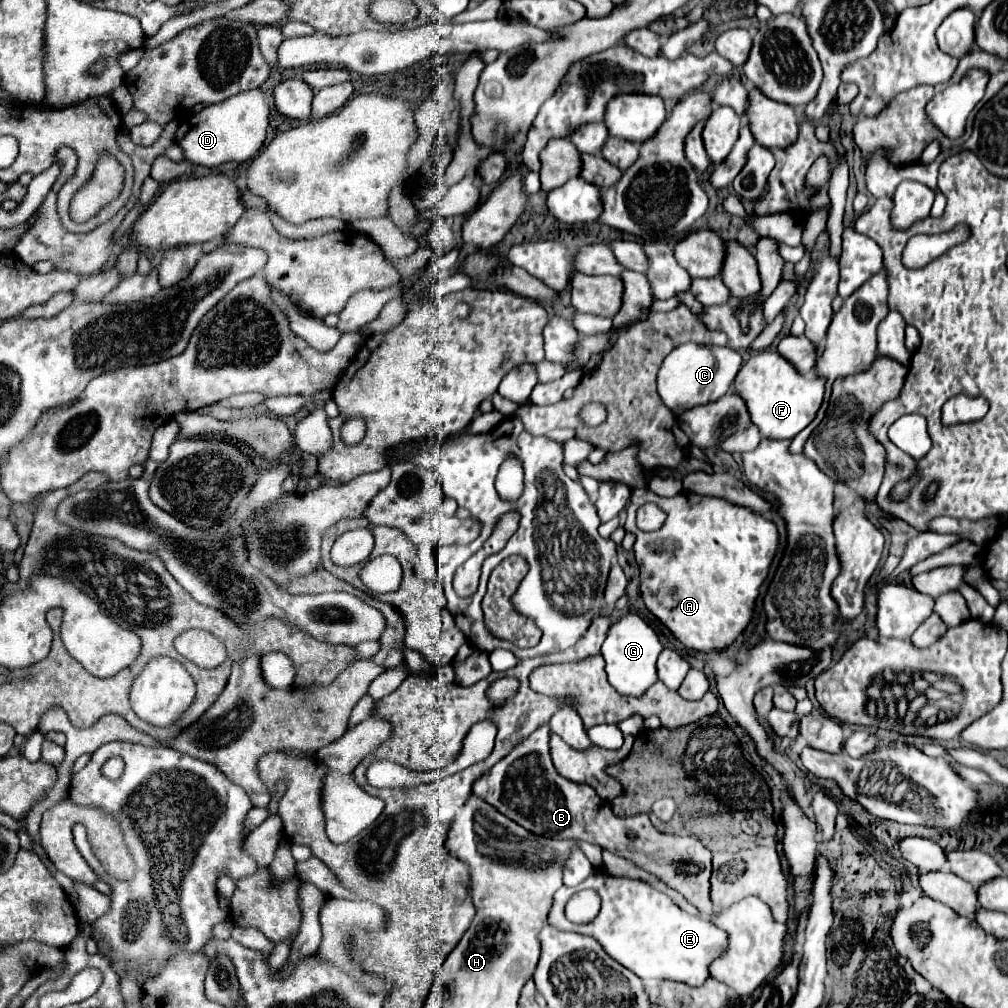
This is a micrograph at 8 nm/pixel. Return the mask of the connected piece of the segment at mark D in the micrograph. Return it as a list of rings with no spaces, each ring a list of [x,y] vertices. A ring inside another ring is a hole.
[[[255,88],[231,96],[225,102],[211,104],[203,112],[193,114],[189,120],[179,124],[175,142],[183,148],[185,158],[193,164],[217,168],[225,162],[247,162],[251,160],[263,146],[265,134],[269,126],[269,104],[265,94]]]

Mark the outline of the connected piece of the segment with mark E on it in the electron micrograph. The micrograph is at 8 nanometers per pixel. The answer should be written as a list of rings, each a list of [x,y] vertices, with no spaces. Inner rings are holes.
[[[603,868],[589,876],[579,888],[561,886],[555,892],[547,924],[595,938],[611,958],[633,970],[643,980],[677,980],[689,986],[703,986],[705,980],[711,978],[711,962],[727,950],[725,930],[713,926],[709,920],[683,912],[671,902],[669,896],[657,892],[649,884],[641,880],[613,878]],[[587,888],[599,894],[601,912],[589,924],[573,924],[565,918],[565,904],[575,892]]]

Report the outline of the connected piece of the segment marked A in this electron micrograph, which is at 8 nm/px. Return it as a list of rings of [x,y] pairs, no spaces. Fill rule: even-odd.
[[[643,486],[635,488],[631,494],[625,530],[637,536],[635,558],[641,568],[641,594],[645,604],[649,612],[677,636],[677,640],[695,650],[721,650],[747,628],[759,596],[759,586],[767,578],[771,558],[779,546],[779,534],[771,520],[723,498],[701,496],[697,492],[681,492],[673,498],[661,498]],[[645,502],[655,502],[667,514],[665,524],[657,532],[641,532],[635,524],[635,510]]]

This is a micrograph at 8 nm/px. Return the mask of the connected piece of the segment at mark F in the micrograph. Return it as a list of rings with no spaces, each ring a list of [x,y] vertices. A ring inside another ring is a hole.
[[[769,350],[755,352],[741,366],[735,386],[737,394],[747,402],[751,422],[759,428],[763,438],[773,440],[791,440],[797,436],[815,418],[825,394],[825,378],[817,374],[813,374],[813,378],[799,374],[789,360],[785,360],[779,352]]]

